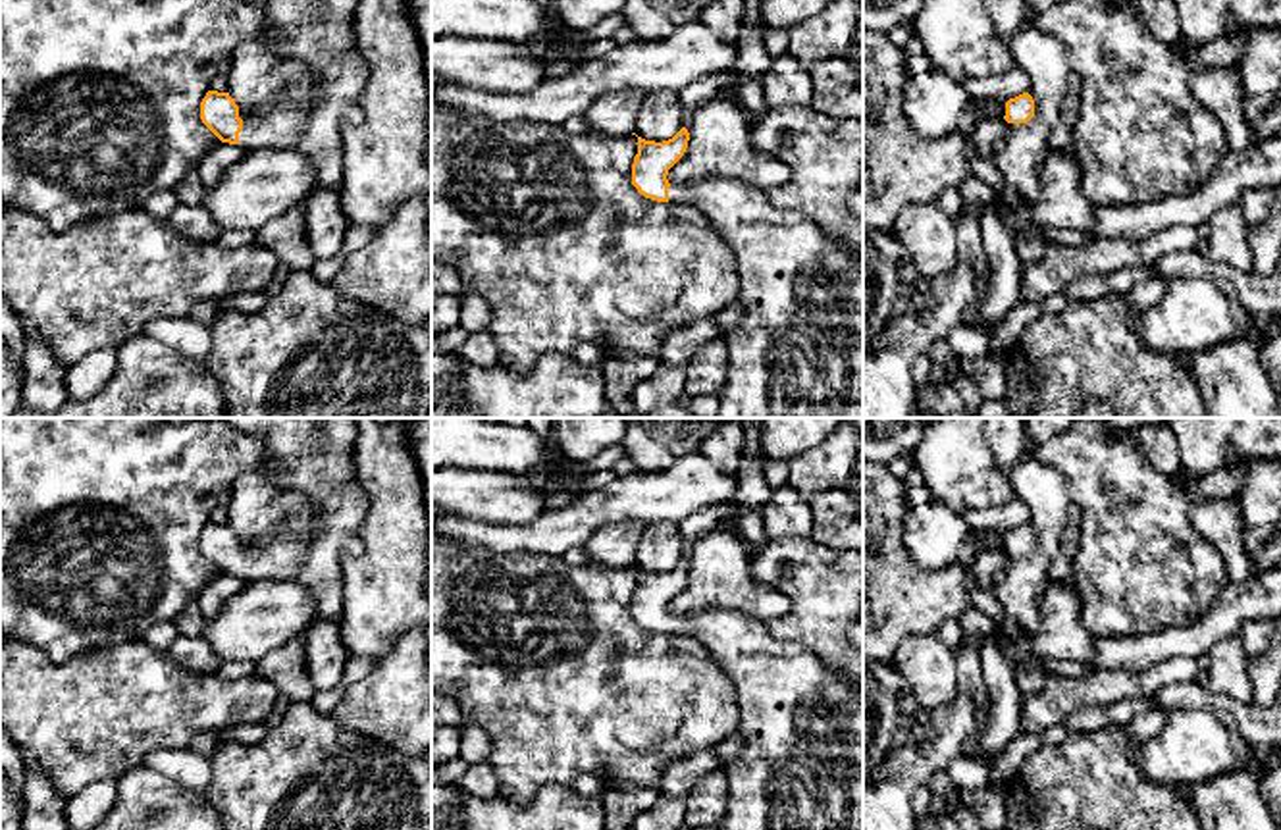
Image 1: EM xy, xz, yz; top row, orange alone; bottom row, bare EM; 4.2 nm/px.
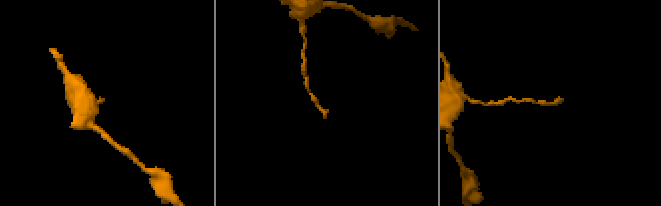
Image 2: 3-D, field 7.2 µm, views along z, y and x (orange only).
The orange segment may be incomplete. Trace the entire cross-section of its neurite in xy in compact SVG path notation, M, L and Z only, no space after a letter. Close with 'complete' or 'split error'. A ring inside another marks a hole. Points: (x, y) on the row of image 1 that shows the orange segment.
M320 75L301 77L268 106L258 125L245 119L229 92L208 91L200 102L200 119L222 143L245 150L295 150L318 81Z; split error

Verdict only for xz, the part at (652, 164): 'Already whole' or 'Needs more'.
Needs more

